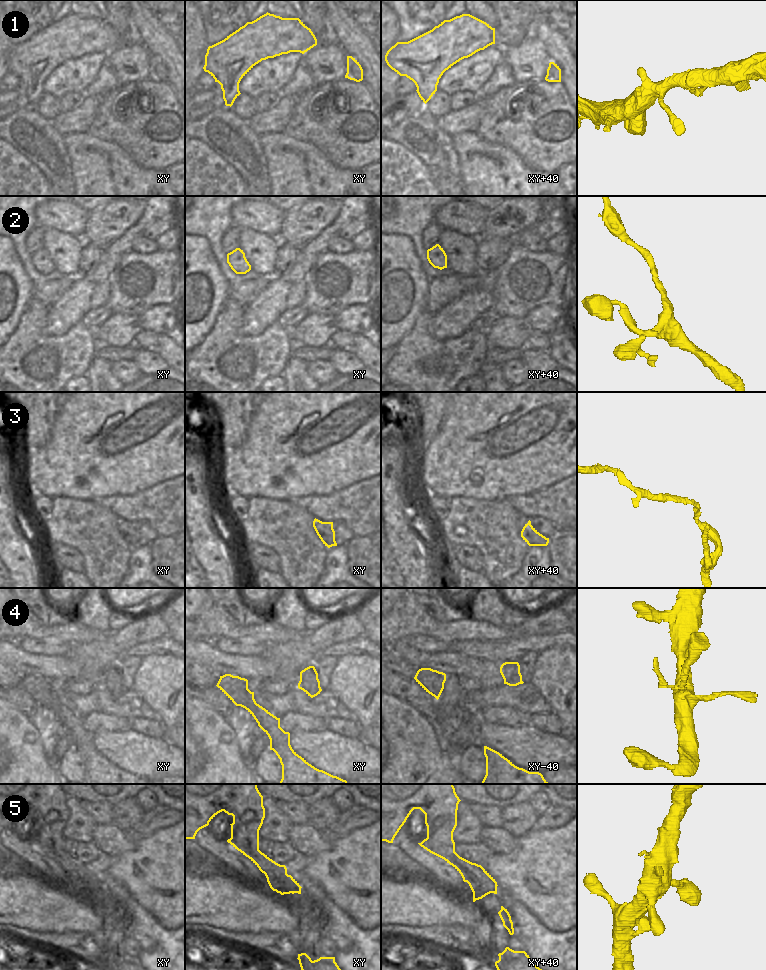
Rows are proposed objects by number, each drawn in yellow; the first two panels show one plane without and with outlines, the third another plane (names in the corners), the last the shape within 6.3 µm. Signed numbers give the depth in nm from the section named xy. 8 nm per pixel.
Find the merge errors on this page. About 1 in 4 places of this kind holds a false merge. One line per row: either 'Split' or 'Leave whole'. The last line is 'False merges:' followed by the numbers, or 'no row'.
1: Leave whole
2: Leave whole
3: Leave whole
4: Leave whole
5: Leave whole
False merges: no row.

